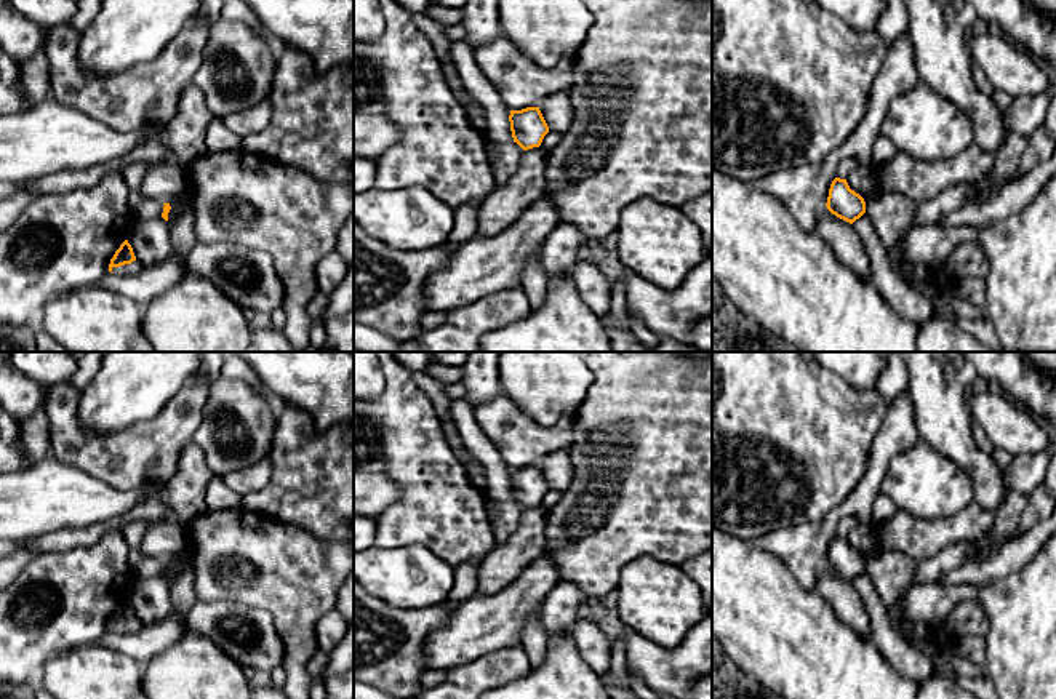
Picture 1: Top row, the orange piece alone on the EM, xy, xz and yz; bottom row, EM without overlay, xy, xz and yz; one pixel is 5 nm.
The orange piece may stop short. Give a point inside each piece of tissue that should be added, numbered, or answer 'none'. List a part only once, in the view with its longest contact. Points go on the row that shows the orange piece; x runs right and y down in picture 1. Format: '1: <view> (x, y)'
1: xy (128, 269)

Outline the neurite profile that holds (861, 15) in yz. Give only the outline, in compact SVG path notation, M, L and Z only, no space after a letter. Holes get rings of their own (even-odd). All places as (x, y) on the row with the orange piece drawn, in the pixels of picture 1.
M816 0L816 3L854 32L875 32L885 10L885 0Z

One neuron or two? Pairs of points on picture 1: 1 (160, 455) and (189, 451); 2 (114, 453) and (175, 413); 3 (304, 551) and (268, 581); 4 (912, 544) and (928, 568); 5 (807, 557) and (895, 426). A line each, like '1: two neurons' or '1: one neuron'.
1: two neurons
2: one neuron
3: one neuron
4: two neurons
5: one neuron

